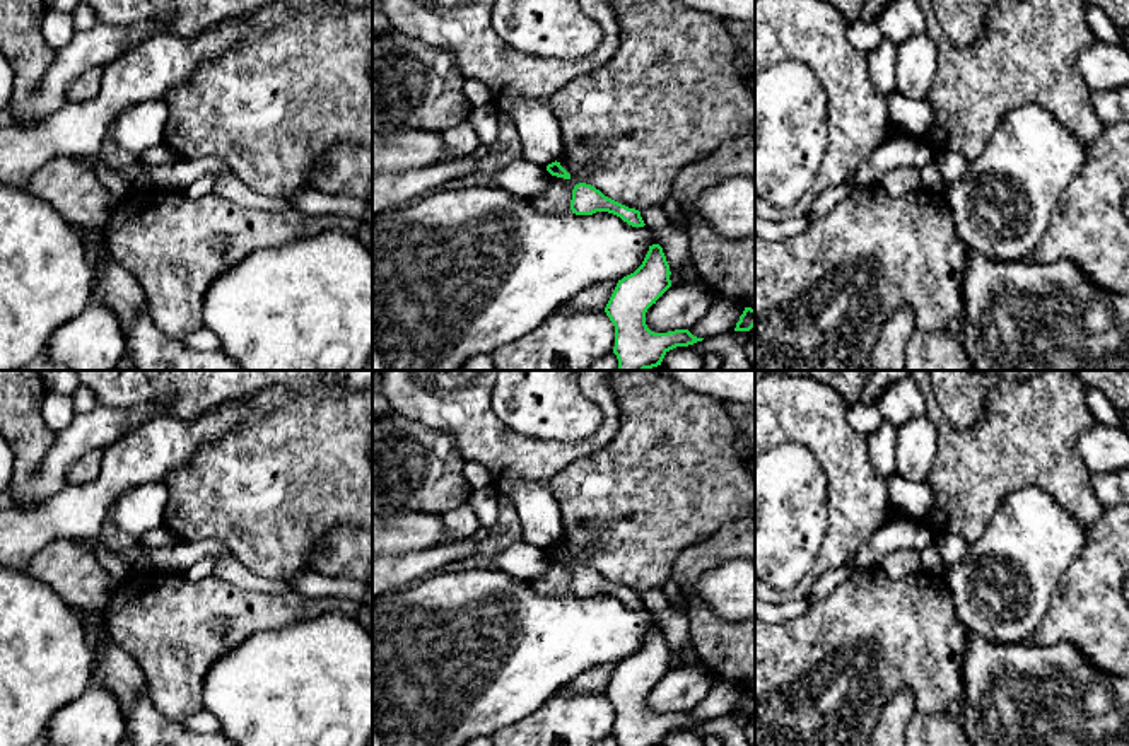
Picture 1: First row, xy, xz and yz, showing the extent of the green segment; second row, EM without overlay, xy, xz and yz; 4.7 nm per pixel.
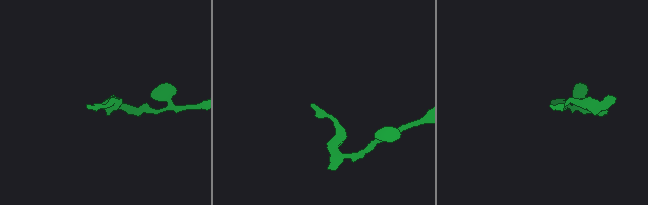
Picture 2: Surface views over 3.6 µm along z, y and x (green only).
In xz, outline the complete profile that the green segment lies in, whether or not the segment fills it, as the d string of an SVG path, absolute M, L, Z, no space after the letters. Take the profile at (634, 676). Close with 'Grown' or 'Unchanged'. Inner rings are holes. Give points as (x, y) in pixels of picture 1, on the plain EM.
M652 627L642 647L618 662L605 690L615 708L613 736L618 746L661 746L670 732L704 722L688 712L654 715L647 710L646 695L671 669L670 657L663 630Z. Unchanged

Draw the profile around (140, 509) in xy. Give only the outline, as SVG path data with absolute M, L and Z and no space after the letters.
M162 481L145 483L123 492L109 517L123 533L140 541L147 531L162 526L166 504L167 487Z

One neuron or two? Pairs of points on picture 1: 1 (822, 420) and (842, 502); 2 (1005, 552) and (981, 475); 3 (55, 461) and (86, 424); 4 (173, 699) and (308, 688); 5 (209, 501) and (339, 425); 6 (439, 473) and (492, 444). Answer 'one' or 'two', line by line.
1: one
2: two
3: one
4: two
5: one
6: two

